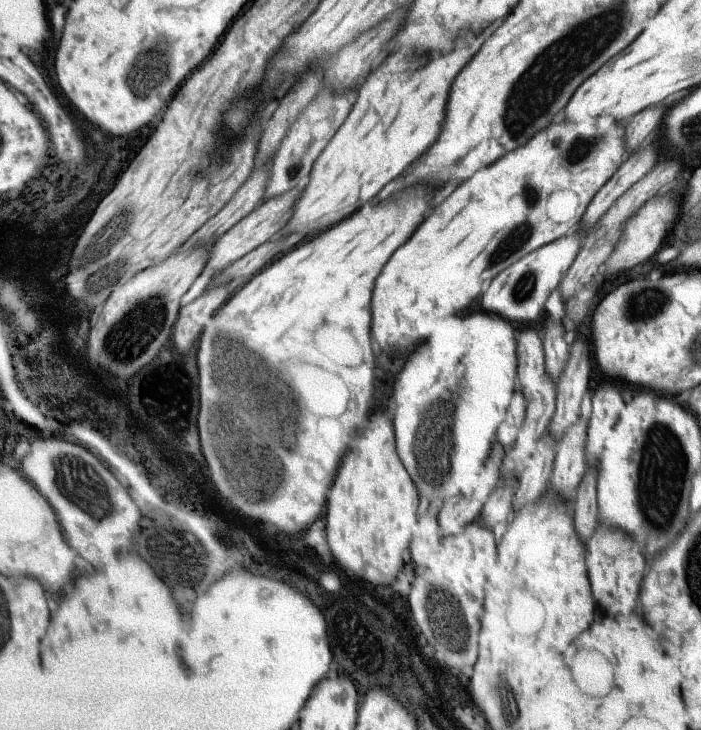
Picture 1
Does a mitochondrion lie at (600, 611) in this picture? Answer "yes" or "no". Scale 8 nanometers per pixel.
no

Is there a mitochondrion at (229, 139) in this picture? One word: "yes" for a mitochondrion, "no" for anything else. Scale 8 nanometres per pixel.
no

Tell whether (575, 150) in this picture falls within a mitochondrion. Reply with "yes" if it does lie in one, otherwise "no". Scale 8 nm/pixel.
yes

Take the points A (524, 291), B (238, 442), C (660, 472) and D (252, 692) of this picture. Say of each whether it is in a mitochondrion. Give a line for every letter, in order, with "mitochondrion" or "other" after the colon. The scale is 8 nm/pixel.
A: mitochondrion
B: mitochondrion
C: mitochondrion
D: mitochondrion

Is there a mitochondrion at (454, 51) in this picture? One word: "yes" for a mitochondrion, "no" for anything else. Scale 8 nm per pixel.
no

